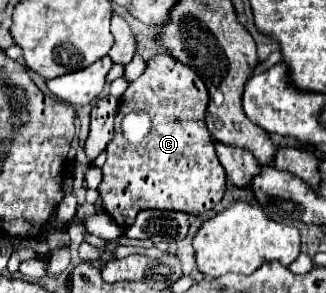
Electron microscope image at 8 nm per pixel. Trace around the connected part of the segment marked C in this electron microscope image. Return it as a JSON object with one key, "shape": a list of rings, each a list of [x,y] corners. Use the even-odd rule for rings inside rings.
{"shape":[[[157,54],[147,60],[145,72],[129,84],[121,96],[119,112],[114,119],[115,136],[107,146],[107,162],[101,168],[103,180],[99,184],[103,208],[125,230],[129,228],[139,210],[181,210],[187,214],[203,214],[225,194],[225,170],[217,160],[211,132],[205,126],[205,110],[209,92],[205,82],[193,68],[181,64],[171,54]]]}

